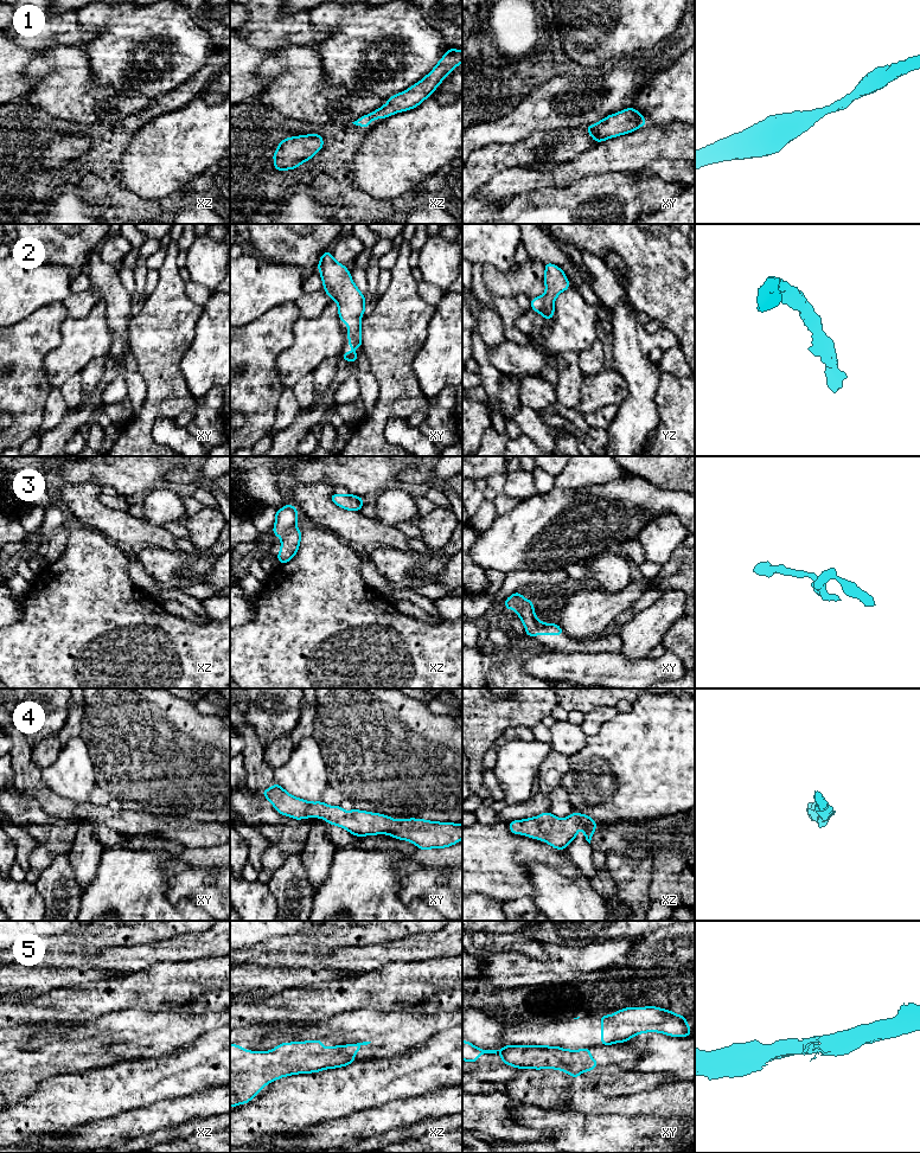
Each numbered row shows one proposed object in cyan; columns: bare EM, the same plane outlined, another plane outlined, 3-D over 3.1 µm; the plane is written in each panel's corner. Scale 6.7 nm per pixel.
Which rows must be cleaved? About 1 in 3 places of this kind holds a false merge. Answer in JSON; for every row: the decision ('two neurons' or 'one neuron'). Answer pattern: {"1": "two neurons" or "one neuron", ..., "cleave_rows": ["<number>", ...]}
{"1": "one neuron", "2": "one neuron", "3": "two neurons", "4": "one neuron", "5": "two neurons", "cleave_rows": ["3", "5"]}

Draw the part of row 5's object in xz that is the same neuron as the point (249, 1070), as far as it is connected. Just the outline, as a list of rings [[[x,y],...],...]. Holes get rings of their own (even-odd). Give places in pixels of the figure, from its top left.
[[[318,1039],[279,1044],[268,1052],[248,1051],[232,1044],[230,1045],[230,1107],[249,1103],[254,1096],[258,1095],[260,1089],[281,1077],[349,1065],[354,1062],[354,1055],[360,1046],[370,1043],[363,1042],[344,1048],[324,1048],[321,1040]]]

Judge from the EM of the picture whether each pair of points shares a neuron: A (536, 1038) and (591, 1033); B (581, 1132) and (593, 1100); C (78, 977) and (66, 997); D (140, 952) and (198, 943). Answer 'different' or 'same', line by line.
A: same
B: different
C: different
D: same

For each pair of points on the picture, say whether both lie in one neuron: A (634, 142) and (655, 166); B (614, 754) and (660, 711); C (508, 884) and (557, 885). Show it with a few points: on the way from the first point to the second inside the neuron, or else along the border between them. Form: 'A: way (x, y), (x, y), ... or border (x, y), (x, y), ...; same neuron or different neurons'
A: border (678, 159), (652, 160), (633, 174); different neurons
B: way (626, 748), (651, 723); same neuron
C: border (551, 865), (528, 865), (534, 890), (531, 897); different neurons

